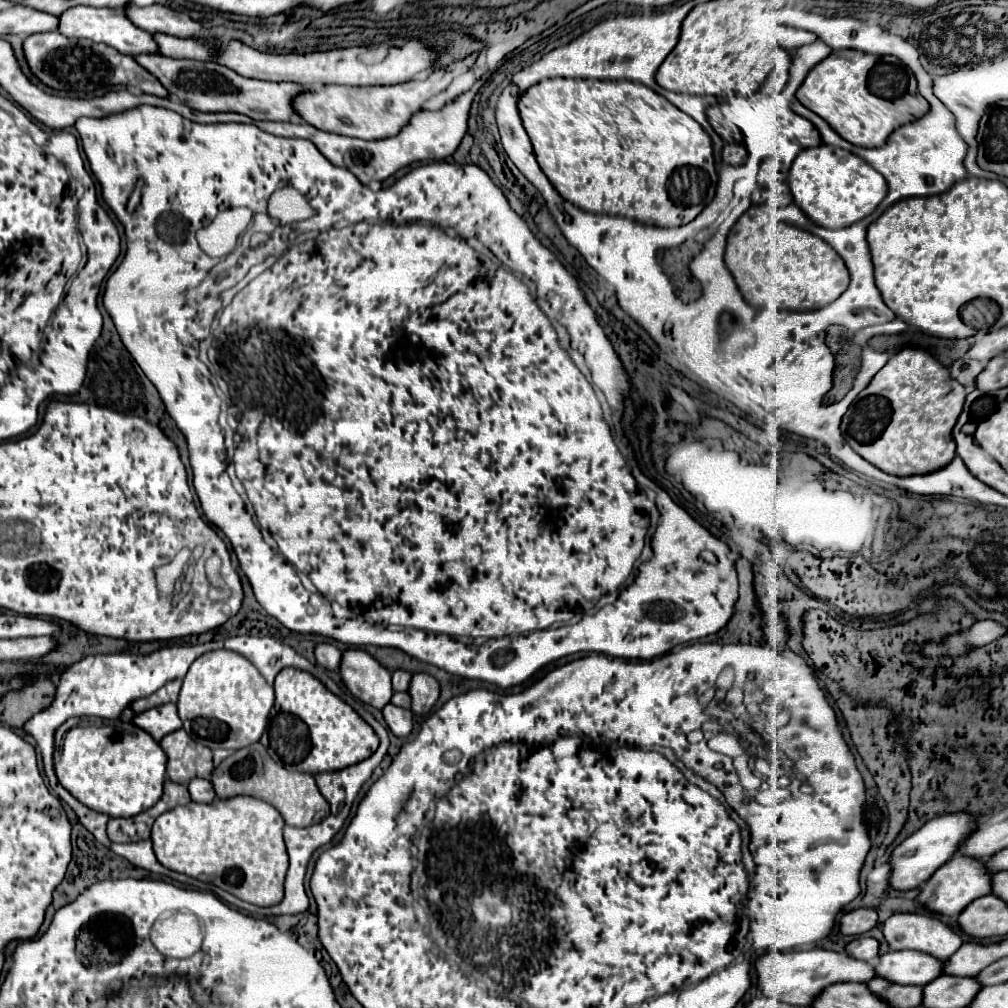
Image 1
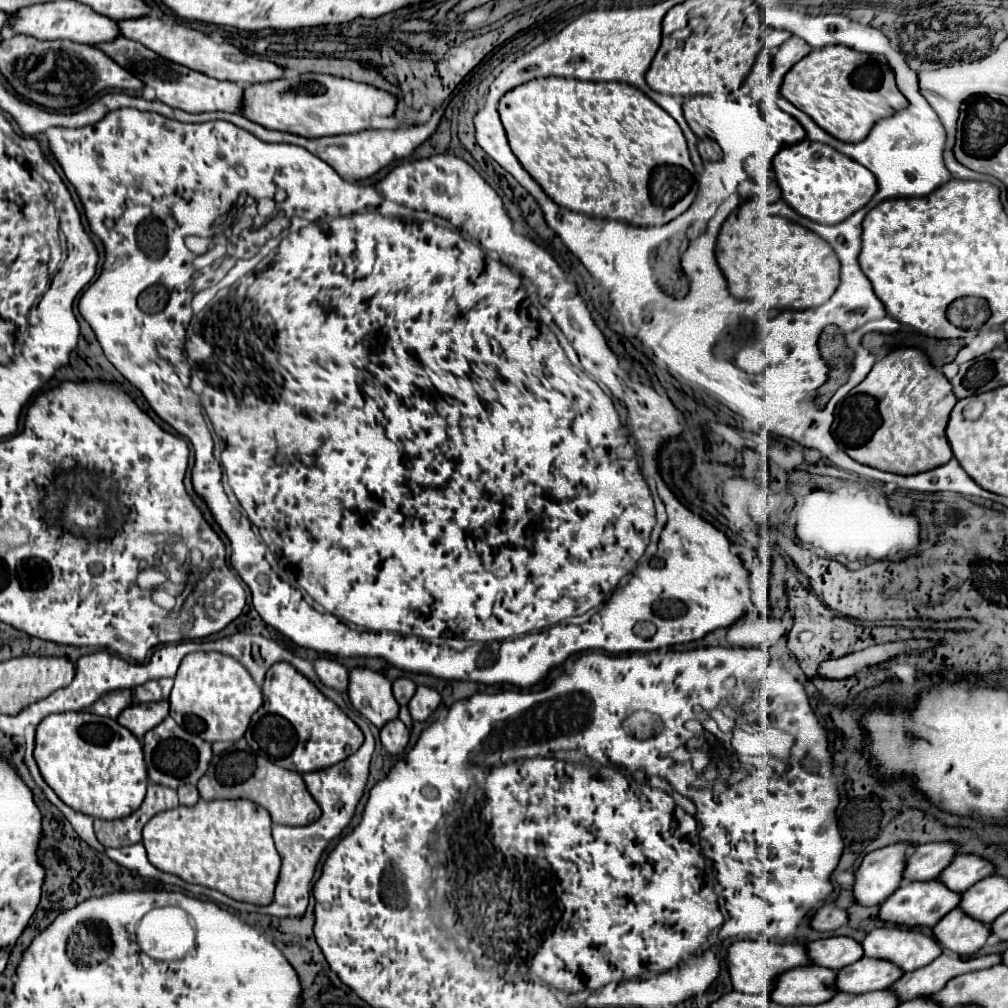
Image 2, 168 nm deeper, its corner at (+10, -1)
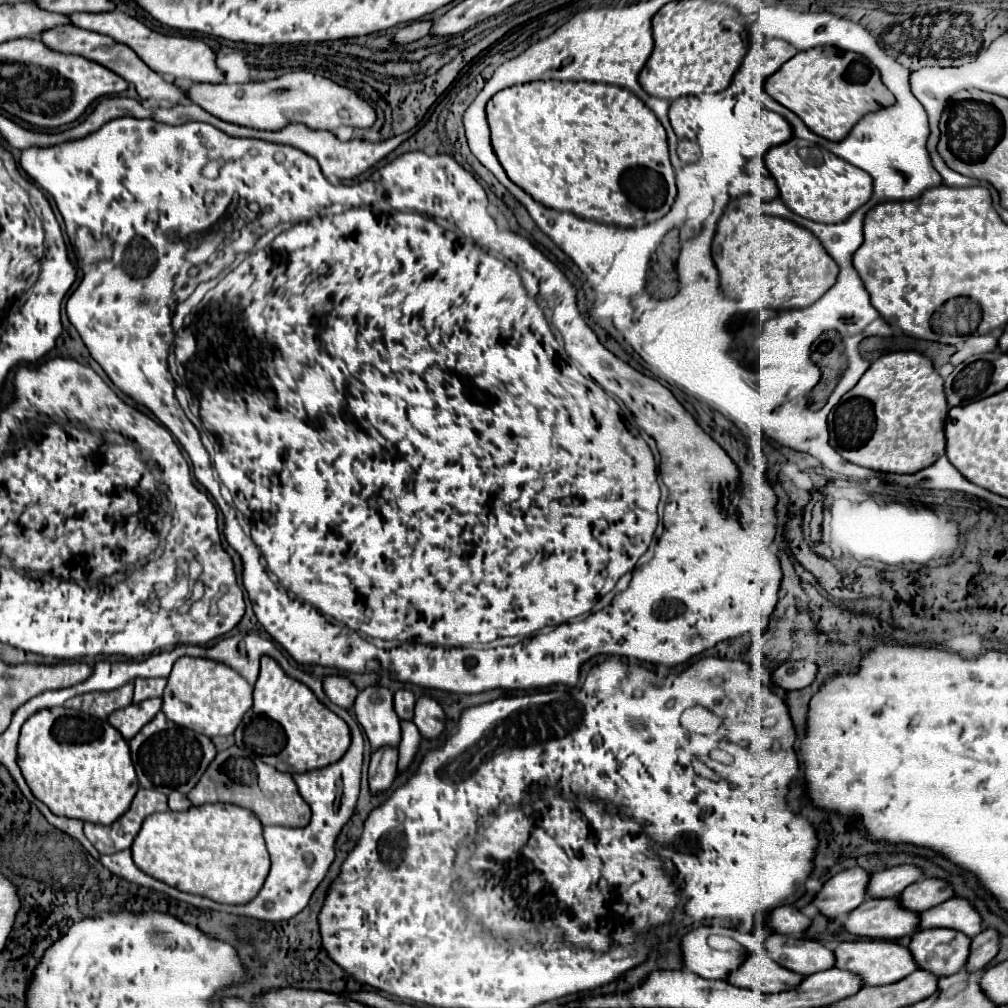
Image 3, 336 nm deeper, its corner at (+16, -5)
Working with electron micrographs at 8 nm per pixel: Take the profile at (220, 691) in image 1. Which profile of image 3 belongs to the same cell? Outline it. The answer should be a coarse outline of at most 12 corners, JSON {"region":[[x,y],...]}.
{"region":[[178,658],[162,712],[208,738],[234,734],[254,684]]}

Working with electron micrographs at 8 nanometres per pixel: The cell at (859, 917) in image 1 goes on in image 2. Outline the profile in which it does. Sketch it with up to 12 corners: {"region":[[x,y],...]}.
{"region":[[826,904],[814,914],[812,928],[832,932],[848,922],[848,912]]}

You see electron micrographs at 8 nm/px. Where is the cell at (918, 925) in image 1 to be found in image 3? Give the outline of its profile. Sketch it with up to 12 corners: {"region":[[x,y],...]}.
{"region":[[888,940],[842,942],[836,968],[882,986],[916,970]]}

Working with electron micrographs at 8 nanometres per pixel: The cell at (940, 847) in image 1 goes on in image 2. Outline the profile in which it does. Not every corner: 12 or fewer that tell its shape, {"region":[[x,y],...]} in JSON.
{"region":[[910,842],[864,856],[858,904],[882,904],[900,888]]}

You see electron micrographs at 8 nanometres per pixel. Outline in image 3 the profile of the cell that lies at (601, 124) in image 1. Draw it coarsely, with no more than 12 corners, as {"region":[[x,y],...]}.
{"region":[[626,88],[488,100],[508,178],[548,208],[666,216],[666,130]]}

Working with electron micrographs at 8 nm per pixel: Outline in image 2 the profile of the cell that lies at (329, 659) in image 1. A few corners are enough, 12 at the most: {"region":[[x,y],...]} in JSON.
{"region":[[330,658],[314,668],[326,686],[346,690],[348,670]]}

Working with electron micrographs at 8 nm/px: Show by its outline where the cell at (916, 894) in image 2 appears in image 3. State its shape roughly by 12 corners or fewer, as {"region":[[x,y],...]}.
{"region":[[896,898],[864,900],[844,920],[860,938],[916,932],[916,912]]}

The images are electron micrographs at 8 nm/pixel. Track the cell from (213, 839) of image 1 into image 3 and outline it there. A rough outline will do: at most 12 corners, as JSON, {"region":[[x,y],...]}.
{"region":[[236,804],[158,812],[130,846],[148,876],[250,902],[270,858]]}

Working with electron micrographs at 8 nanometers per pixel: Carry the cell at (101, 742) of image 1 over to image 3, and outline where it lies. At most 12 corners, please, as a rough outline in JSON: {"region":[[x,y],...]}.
{"region":[[64,706],[24,722],[18,766],[56,816],[116,822],[130,748]]}

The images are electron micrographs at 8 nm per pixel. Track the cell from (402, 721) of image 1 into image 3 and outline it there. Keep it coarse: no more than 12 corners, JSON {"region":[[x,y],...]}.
{"region":[[398,750],[372,754],[368,768],[370,794],[386,792],[396,778]]}

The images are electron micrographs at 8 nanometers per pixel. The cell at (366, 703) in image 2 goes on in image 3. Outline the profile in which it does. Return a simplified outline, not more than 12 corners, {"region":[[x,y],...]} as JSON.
{"region":[[364,688],[354,712],[372,752],[398,748],[392,692]]}

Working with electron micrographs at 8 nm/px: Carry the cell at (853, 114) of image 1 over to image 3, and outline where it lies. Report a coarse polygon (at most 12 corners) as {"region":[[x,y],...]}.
{"region":[[832,46],[798,52],[766,92],[836,142],[894,104],[876,66]]}

